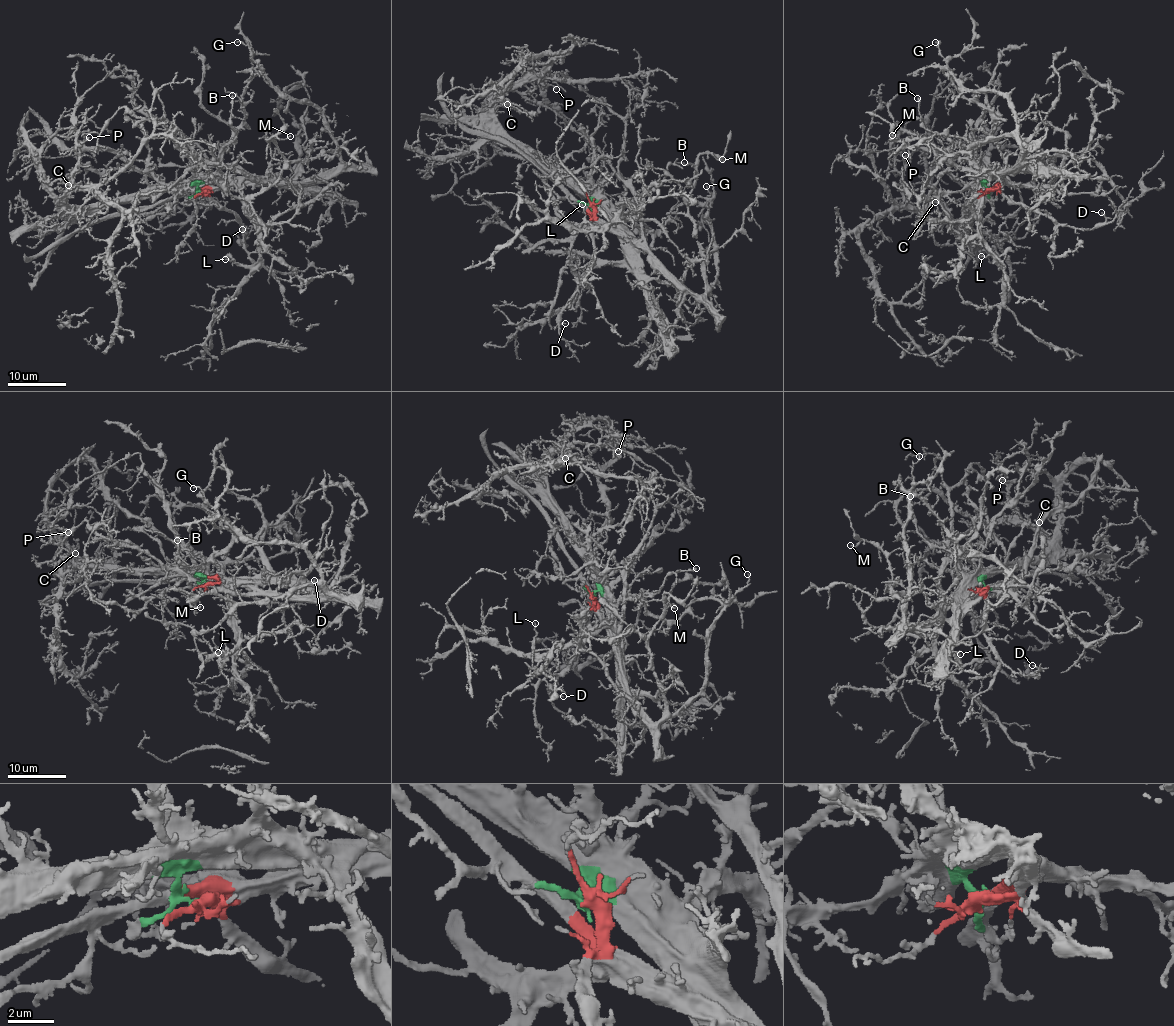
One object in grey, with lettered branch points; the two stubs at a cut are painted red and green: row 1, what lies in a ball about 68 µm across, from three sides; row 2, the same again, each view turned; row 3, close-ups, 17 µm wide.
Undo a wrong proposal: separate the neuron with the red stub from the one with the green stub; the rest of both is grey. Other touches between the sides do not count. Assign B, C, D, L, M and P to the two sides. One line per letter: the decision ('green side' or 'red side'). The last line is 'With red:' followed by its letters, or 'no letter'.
B: green side
C: green side
D: red side
L: green side
M: red side
P: green side
With red: D, M

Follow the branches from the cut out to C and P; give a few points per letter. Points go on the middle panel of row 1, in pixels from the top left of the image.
C: (590, 206), (590, 201), (554, 177), (493, 116), (489, 104), (506, 100), (508, 104)
P: (590, 206), (590, 201), (554, 177), (510, 135), (495, 113), (495, 100), (526, 77), (557, 89)

